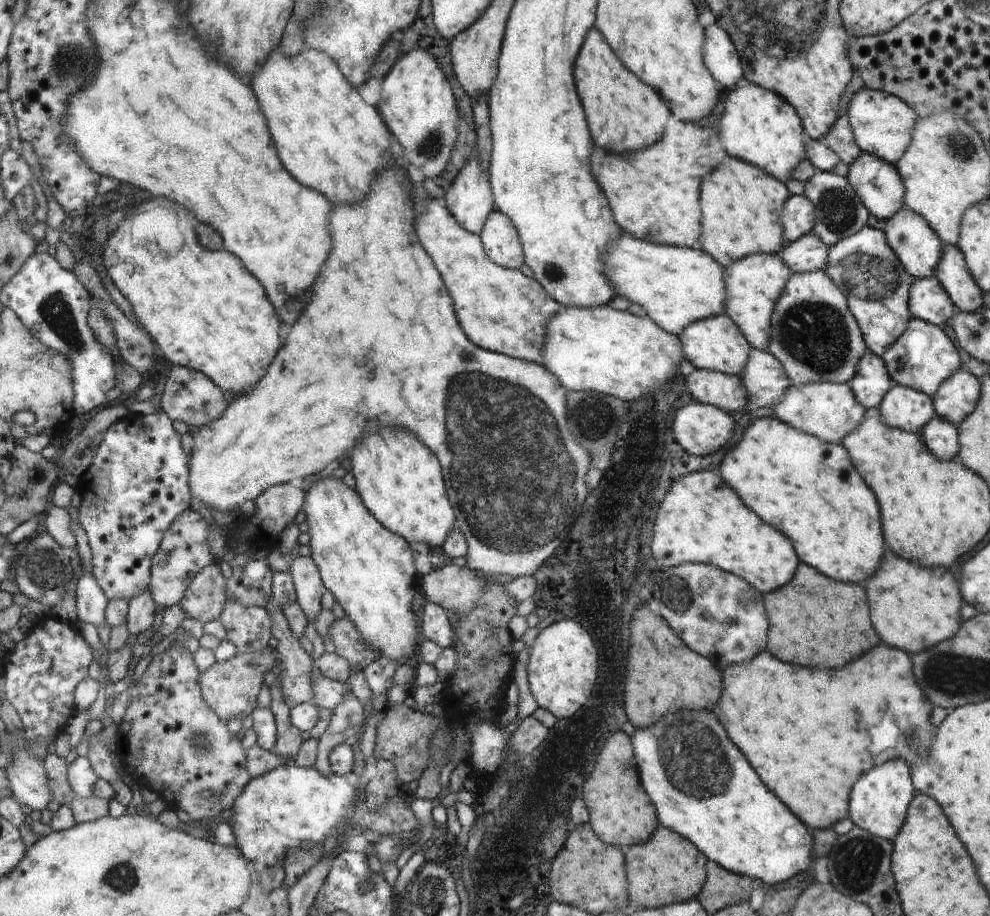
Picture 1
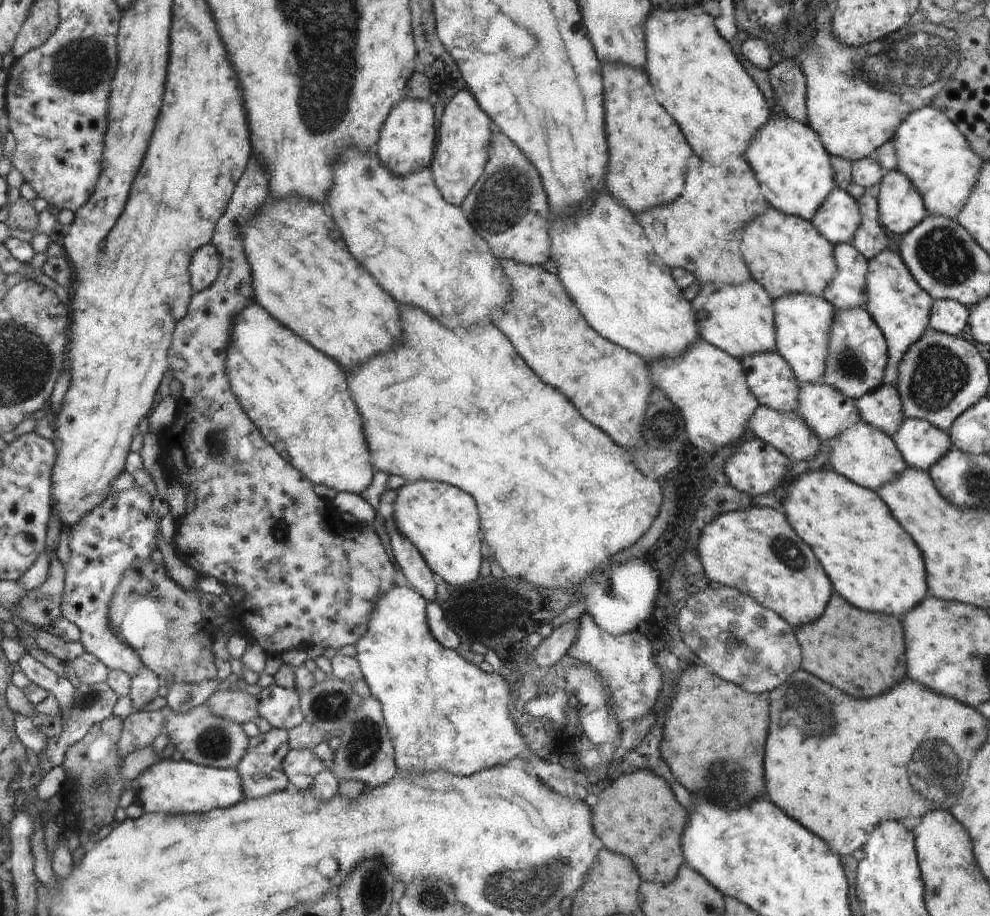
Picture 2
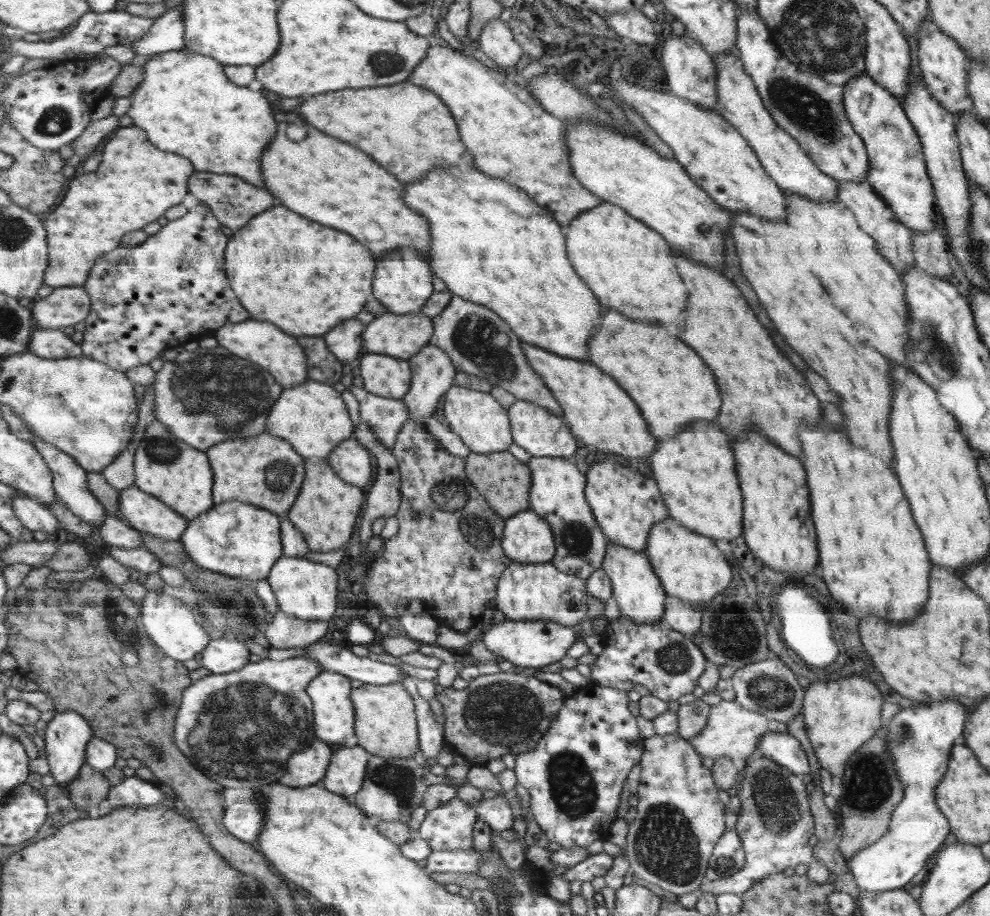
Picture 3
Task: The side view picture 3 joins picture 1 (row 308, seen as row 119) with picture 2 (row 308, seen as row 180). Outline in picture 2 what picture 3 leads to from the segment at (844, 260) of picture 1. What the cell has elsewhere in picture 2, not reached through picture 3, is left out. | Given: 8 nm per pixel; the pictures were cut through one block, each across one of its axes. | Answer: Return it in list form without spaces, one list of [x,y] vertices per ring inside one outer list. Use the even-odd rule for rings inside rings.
[[[884,250],[868,261],[866,292],[868,295],[867,312],[880,326],[887,341],[889,358],[892,358],[892,370],[888,370],[888,384],[896,386],[898,367],[904,353],[926,332],[928,318],[931,318],[932,298],[924,292],[916,278],[908,272],[901,255]]]

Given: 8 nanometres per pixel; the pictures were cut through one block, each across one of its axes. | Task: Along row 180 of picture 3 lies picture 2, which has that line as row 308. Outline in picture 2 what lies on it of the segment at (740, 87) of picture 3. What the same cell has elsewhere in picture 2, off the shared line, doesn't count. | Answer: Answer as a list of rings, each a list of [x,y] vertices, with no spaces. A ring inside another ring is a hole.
[[[793,294],[773,300],[775,304],[777,350],[792,366],[796,379],[801,384],[824,382],[828,366],[828,348],[833,321],[837,310],[827,299],[810,294]]]

